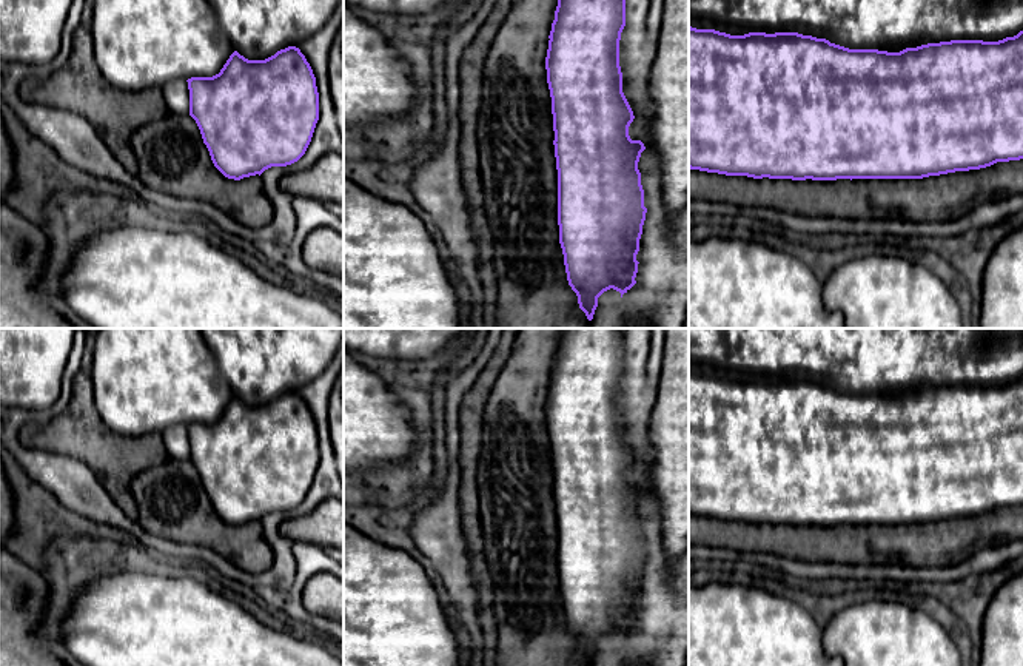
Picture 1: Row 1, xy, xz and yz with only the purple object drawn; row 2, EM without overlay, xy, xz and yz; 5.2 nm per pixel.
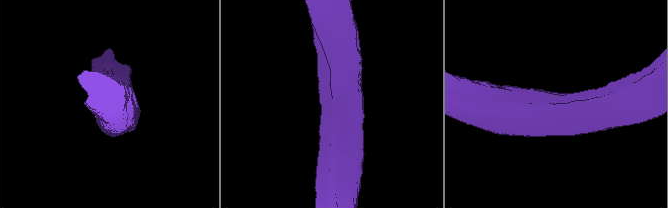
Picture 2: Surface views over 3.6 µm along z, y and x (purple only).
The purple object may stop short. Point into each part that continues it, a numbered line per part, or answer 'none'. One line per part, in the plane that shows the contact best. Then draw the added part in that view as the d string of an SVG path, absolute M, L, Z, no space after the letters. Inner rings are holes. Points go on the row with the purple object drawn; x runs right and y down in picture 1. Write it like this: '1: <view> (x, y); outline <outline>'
none

